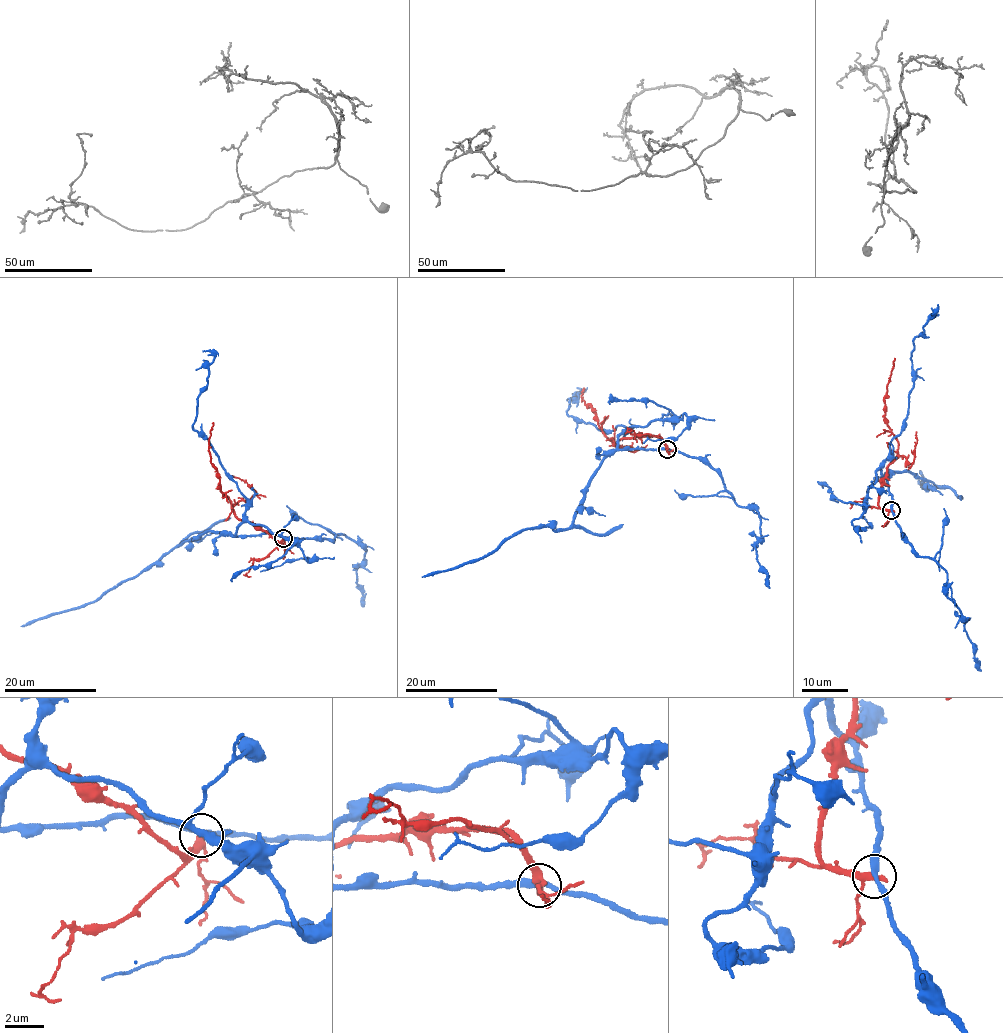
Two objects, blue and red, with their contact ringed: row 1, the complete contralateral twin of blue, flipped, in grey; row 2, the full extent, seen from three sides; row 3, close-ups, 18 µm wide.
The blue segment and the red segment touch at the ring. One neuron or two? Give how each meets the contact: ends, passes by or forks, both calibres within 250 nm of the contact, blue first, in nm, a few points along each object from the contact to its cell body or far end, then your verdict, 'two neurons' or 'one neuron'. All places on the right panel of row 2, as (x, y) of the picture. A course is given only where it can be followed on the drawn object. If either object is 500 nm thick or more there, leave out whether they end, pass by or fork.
blue passes by; red passes by; 260 nm thick on the blue side, 280 nm on the other; blue runs (891, 510), (887, 478), (895, 472), (904, 471), (940, 485), (918, 481), (921, 486), (923, 476), (920, 470); red runs (891, 510), (881, 508), (878, 495), (888, 467), (897, 453), (898, 442), (888, 426), (884, 397), (894, 358); two neurons

